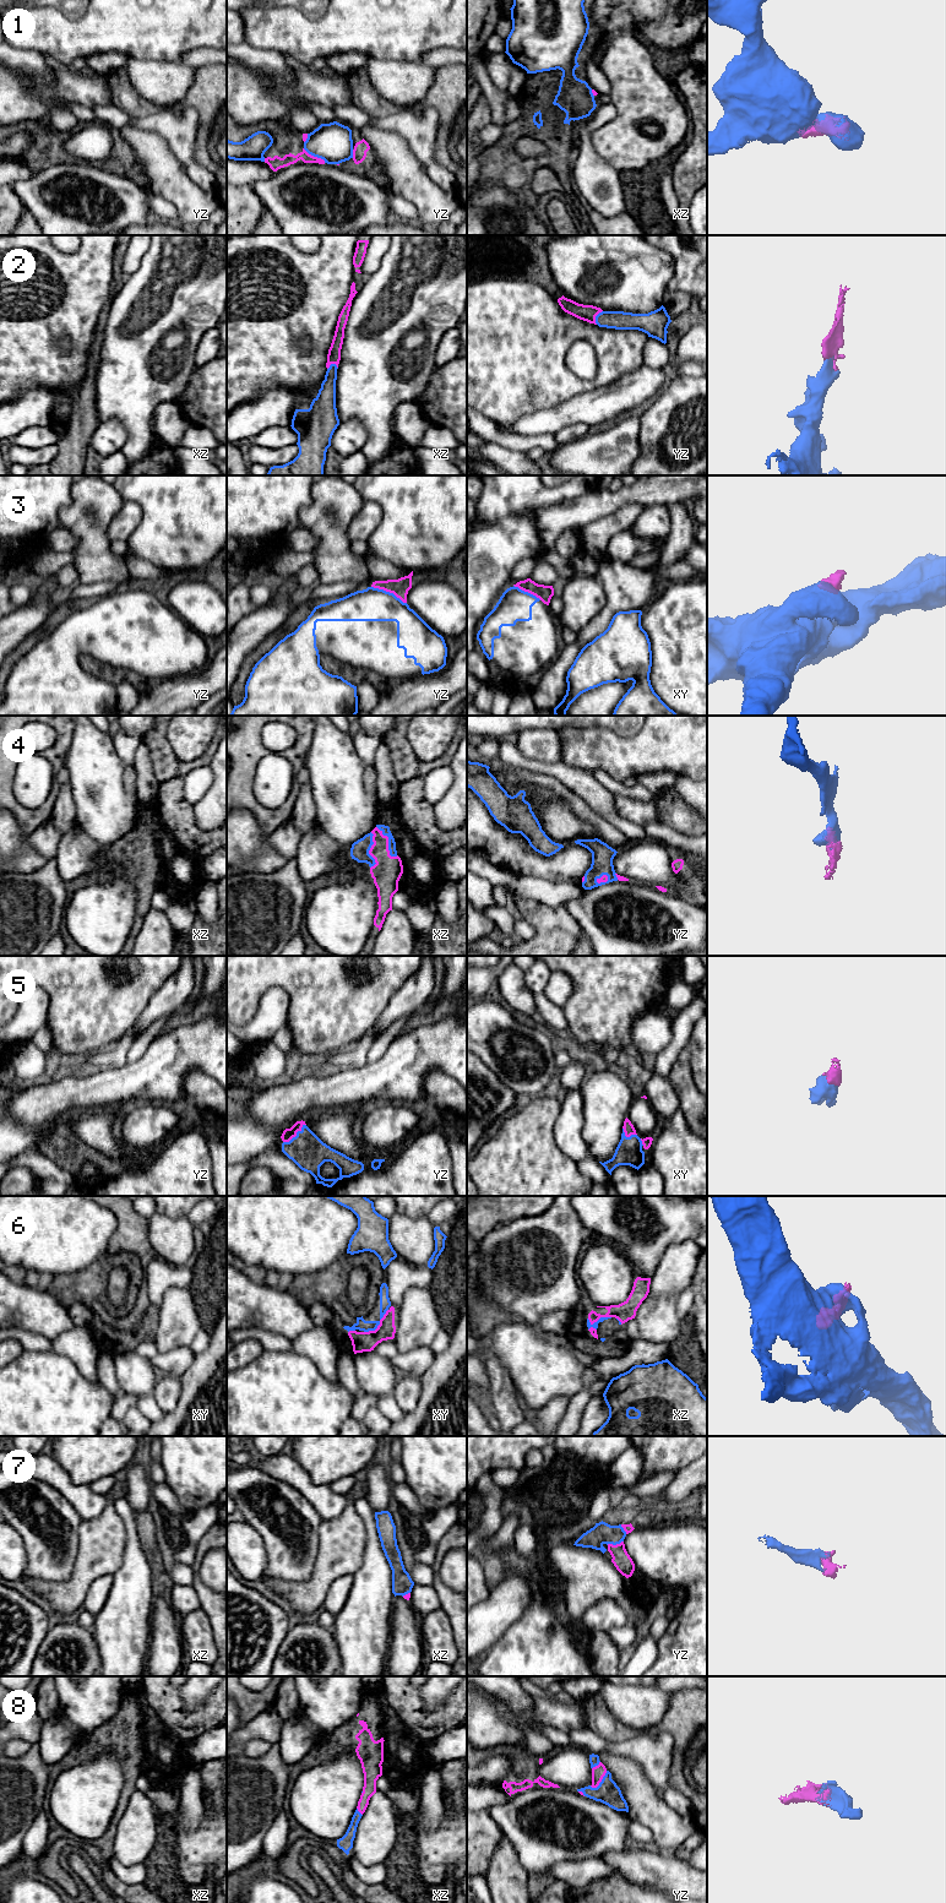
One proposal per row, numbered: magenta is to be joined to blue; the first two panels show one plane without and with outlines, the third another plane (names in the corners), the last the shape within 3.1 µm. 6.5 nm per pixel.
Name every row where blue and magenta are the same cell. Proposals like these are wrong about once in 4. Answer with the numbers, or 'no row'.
2, 4, 5, 7, 8

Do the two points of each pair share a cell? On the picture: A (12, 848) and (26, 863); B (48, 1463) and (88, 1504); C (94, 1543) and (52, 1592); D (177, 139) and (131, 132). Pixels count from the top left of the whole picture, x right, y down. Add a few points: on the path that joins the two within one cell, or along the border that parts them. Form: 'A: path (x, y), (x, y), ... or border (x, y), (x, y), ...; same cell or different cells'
A: path (15, 852), (22, 859); same cell
B: path (55, 1474), (77, 1495); same cell
C: path (94, 1558), (88, 1567), (66, 1589); same cell
D: border (134, 125), (158, 134), (178, 159); different cells

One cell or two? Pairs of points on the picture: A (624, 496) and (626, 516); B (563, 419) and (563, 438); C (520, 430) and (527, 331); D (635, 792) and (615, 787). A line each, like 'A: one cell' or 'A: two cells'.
A: two cells
B: two cells
C: two cells
D: one cell

